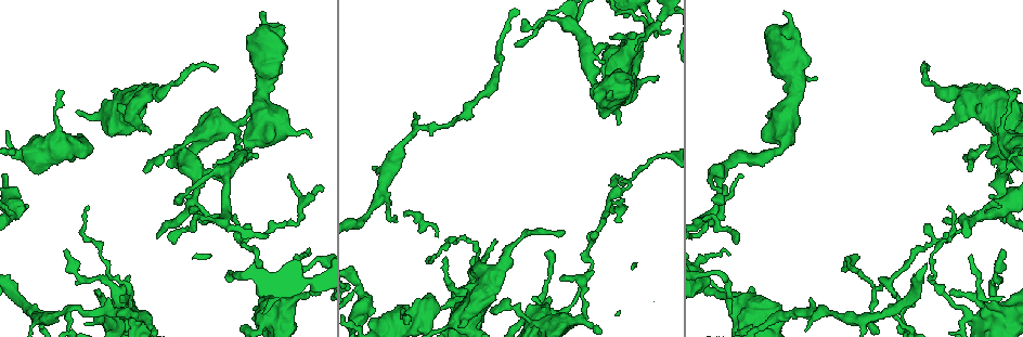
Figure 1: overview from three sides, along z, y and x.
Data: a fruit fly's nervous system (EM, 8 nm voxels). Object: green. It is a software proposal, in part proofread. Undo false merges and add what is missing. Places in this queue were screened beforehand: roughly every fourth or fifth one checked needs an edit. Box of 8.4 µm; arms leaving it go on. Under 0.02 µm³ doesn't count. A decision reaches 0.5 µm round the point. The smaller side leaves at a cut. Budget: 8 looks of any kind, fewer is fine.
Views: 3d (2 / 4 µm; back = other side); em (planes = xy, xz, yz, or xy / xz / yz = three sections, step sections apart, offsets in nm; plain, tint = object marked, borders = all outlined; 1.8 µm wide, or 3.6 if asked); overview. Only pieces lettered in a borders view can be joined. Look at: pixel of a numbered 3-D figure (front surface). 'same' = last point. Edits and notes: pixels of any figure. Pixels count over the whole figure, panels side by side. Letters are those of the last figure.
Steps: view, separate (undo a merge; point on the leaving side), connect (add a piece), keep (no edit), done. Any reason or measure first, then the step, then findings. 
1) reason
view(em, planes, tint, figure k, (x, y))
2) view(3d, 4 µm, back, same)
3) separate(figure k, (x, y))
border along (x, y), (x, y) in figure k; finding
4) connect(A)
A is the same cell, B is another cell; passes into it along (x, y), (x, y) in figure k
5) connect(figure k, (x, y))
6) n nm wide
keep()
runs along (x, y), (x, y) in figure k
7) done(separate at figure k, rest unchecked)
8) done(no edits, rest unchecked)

calibre changes
view(em, planes, borders, figure 1, (361, 295))

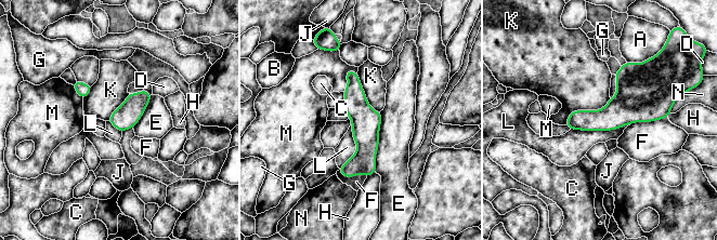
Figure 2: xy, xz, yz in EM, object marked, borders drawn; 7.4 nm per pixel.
190 nm wide
keep()
A, B, C, D, E, F, G, H, J, K, L, M and N are other cells; runs along (349, 72), (364, 157), (347, 174) in figure 2; all the same neuron

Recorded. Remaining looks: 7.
branch point
view(3d, 2 µm, figure 1, (885, 284))

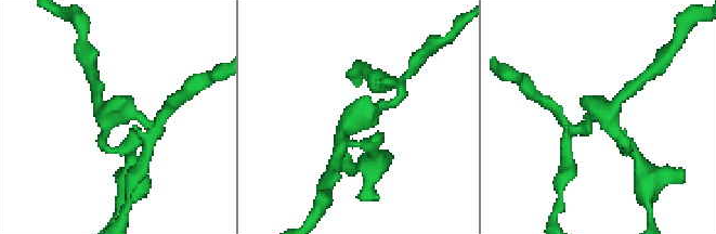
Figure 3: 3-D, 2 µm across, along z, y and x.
view(em, planes, borders, figure 3, (601, 110))

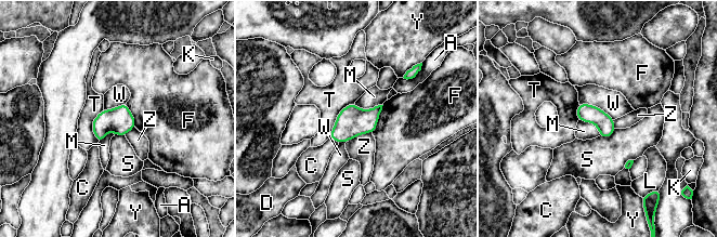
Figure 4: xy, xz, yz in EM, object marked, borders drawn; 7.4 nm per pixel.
keep()
A, C, D, F, K, L, M, S, T, W, Y and Z are other cells; border along (354, 103), (360, 108), (382, 104) in figure 4; continuous, no second neuron

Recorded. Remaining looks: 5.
branch stops here
view(3d, 2 µm, figure 1, (1012, 181))

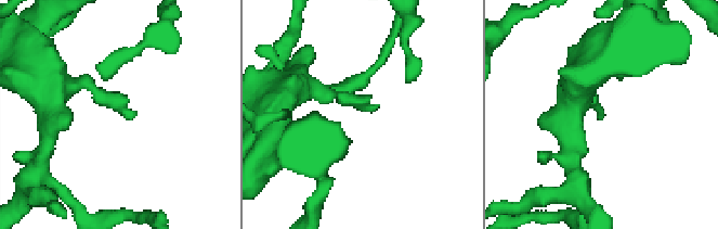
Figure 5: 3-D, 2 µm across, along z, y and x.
view(em, 3.6 µm, planes, borders, figure 5, (599, 116))

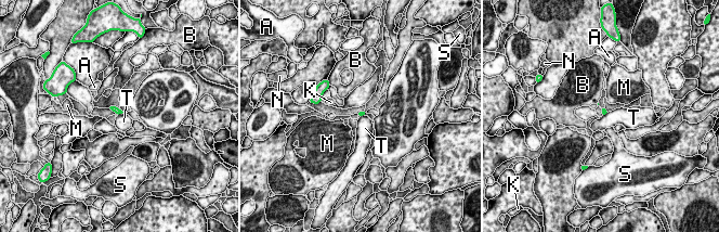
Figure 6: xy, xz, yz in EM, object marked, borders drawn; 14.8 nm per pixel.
T touches over 70 nm
keep()
A, B, K, M, N, S and T are other cells; border along (121, 113), (118, 115) in figure 6; no lettered piece goes on from it

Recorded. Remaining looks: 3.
done(no edits, rest unchecked)

